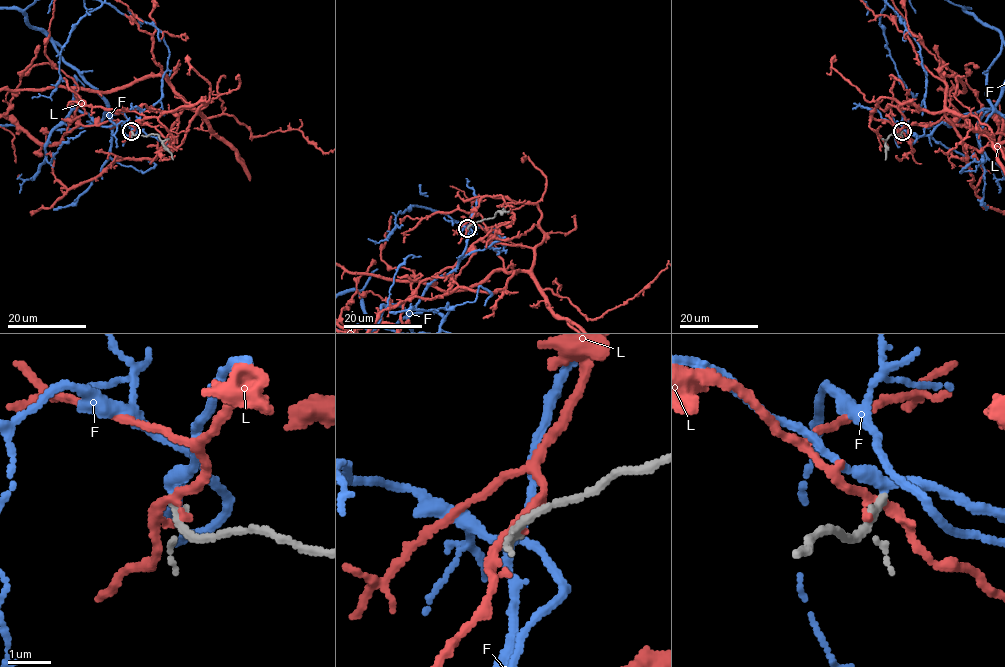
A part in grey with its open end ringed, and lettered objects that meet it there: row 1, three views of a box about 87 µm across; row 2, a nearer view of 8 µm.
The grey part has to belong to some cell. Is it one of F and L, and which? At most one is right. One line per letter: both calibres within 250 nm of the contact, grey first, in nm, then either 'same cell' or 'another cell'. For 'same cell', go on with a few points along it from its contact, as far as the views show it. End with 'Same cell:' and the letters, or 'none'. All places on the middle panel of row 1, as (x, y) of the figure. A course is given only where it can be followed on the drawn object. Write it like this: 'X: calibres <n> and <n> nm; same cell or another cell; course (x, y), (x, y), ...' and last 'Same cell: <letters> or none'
F: calibres 140 and 220 nm; same cell
L: calibres 170 and 190 nm; another cell
Same cell: F

